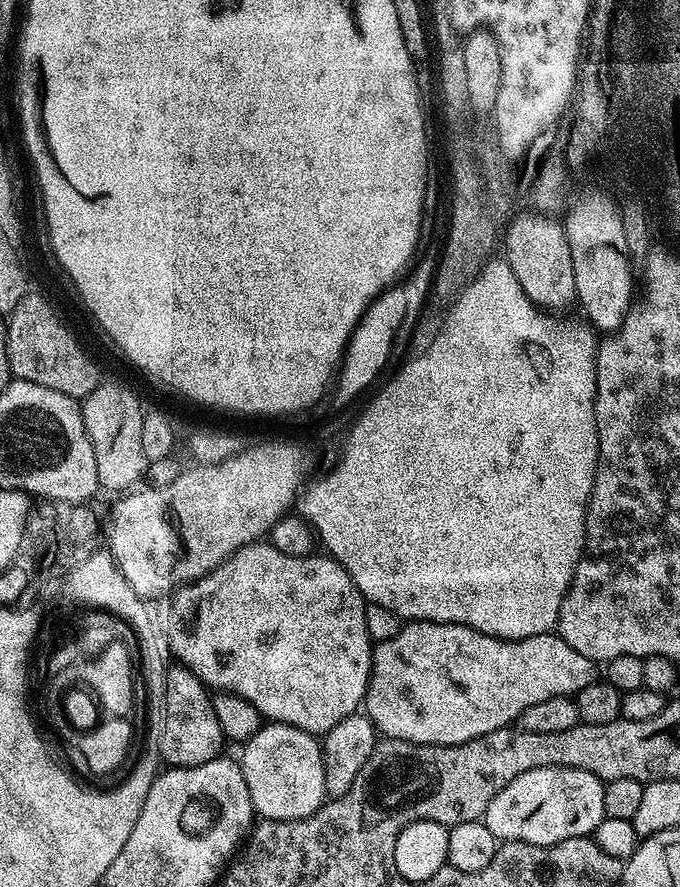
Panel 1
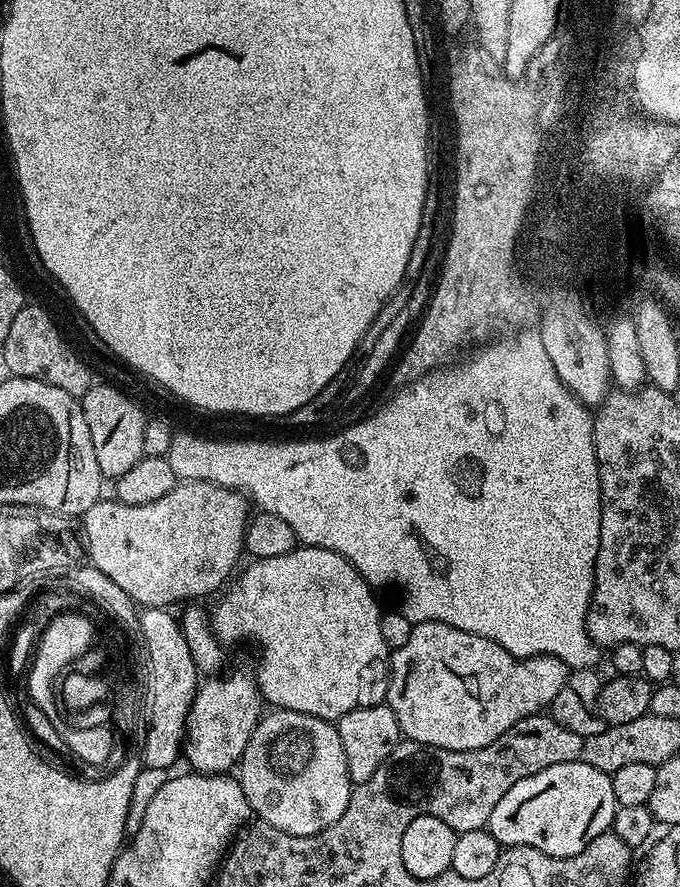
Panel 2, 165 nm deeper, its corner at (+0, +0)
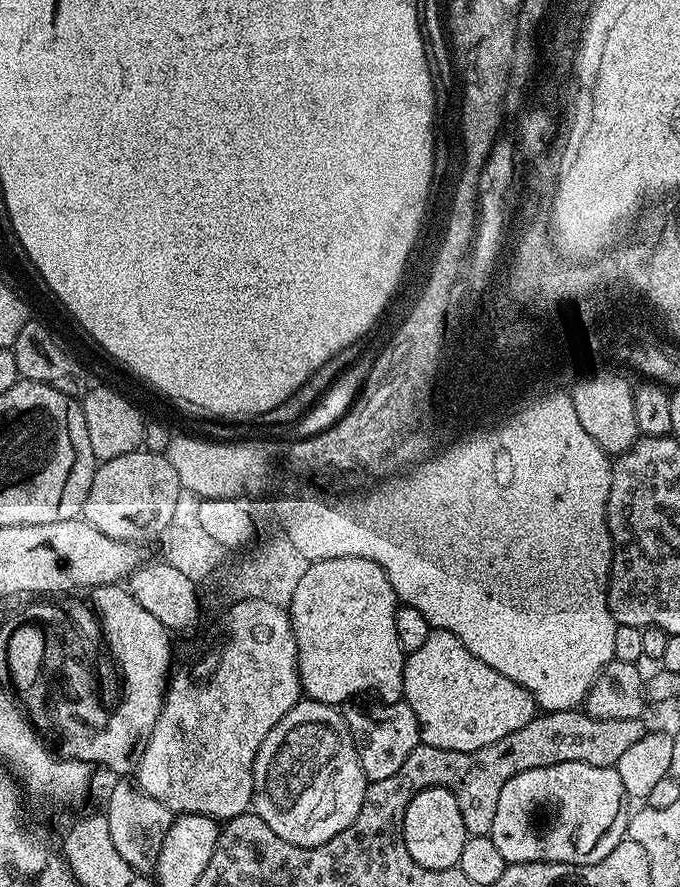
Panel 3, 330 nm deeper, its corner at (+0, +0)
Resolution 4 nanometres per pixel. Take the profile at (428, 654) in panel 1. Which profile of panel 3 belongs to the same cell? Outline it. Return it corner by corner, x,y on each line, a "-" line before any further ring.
439,630
429,631
426,642
418,646
418,650
407,653
404,661
404,695
403,703
414,710
414,718
418,718
421,741
447,752
473,752
479,748
498,742
498,738
506,738
506,734
514,734
514,730
522,730
526,722
537,715
536,700
518,682
510,682
506,674
498,674
498,670
490,670
486,662
474,658
452,632

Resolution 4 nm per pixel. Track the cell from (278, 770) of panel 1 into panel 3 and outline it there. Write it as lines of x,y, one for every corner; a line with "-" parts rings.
301,698
266,734
262,746
258,746
258,754
254,758
252,771
252,808
286,842
303,848
313,848
319,844
330,842
334,834
346,830
358,818
358,810
362,810
362,802
366,798
366,790
370,781
364,777
362,766
358,762
356,743
348,729
348,721
330,704
317,700

